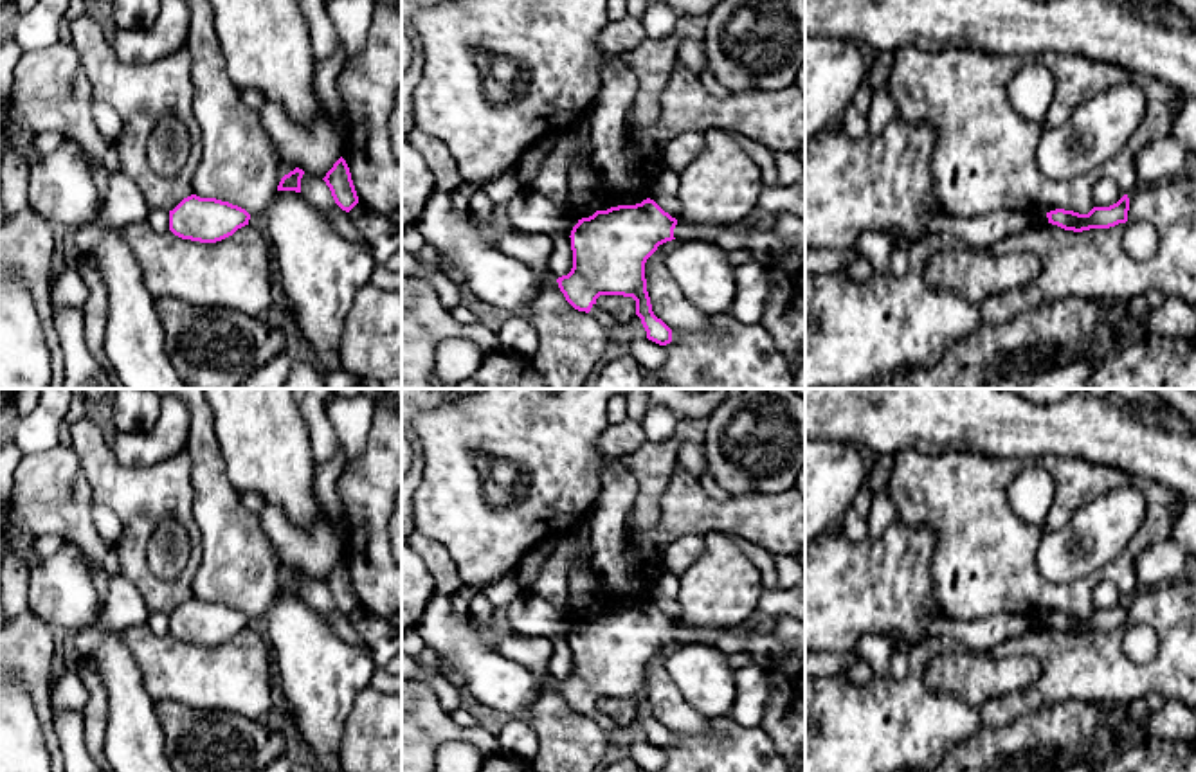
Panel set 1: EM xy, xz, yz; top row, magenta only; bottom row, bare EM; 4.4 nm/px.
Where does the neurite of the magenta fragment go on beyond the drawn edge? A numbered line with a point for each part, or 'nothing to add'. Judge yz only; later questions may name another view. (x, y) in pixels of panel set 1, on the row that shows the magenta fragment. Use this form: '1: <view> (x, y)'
nothing to add

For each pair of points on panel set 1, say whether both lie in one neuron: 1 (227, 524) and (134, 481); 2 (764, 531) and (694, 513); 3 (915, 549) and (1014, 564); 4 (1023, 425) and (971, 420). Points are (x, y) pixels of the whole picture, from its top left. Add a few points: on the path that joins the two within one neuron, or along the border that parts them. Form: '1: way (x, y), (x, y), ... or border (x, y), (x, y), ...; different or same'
1: border (193, 465), (193, 517), (204, 549); different
2: way (746, 517), (712, 515); same
3: border (903, 522), (926, 528), (933, 535), (933, 594); different
4: way (1011, 425), (984, 420); same

